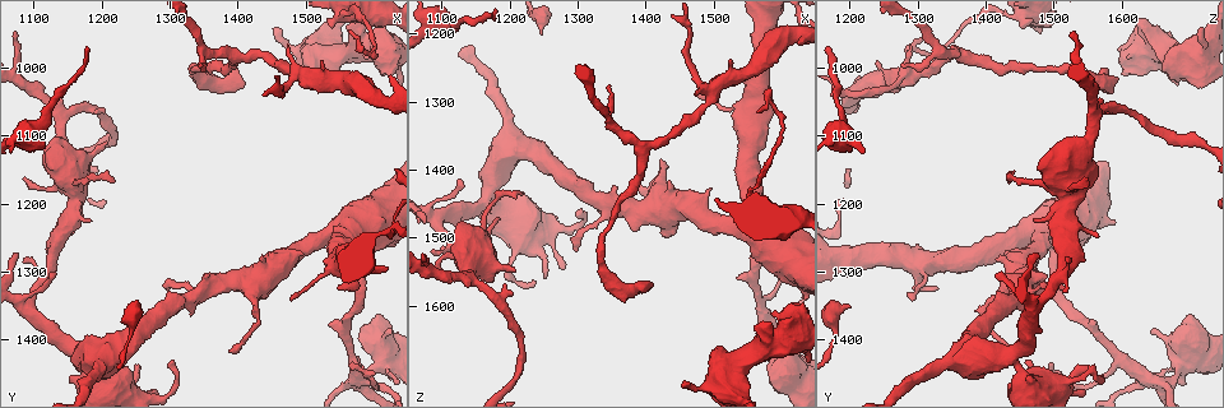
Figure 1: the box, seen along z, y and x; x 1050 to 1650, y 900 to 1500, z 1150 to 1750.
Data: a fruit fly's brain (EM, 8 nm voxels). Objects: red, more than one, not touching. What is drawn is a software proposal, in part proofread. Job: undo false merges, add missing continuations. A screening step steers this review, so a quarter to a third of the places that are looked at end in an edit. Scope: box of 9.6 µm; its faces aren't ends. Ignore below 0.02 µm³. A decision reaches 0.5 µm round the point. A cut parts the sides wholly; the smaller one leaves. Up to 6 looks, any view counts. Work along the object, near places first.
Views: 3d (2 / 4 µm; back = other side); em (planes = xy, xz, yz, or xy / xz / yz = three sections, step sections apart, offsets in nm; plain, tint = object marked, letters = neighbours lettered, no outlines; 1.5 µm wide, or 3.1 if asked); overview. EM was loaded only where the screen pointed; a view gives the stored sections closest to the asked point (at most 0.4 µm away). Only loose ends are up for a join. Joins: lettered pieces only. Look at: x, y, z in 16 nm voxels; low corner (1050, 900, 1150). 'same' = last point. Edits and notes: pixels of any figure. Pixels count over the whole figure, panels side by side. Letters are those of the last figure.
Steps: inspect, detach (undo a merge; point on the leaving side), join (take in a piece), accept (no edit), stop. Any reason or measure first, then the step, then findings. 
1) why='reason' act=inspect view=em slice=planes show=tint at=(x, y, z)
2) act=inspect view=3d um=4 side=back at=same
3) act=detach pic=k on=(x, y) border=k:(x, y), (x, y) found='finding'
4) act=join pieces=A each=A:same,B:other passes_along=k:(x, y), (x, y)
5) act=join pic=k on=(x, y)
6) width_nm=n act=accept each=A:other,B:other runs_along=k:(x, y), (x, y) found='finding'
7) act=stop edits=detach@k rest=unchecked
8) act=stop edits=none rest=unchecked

act=inspect view=em slice=xy step=4 show=tint at=(1305, 1430, 1460)

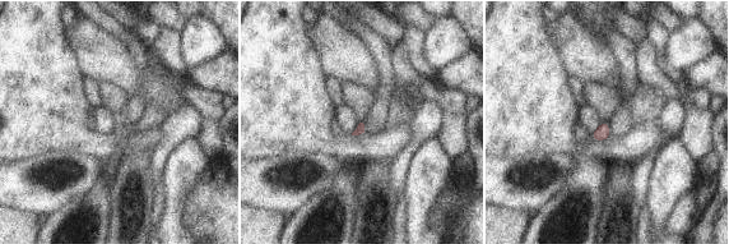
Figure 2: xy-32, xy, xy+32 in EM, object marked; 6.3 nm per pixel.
why='another direction' act=inspect view=em slice=planes show=letters at=same

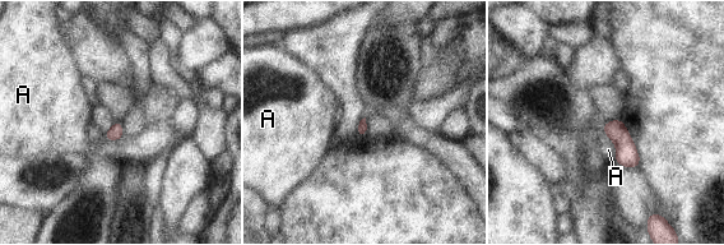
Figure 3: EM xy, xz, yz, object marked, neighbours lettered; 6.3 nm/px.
act=accept each=A:other border=3:(602, 130), (616, 147), (615, 160) found='none of them fits'

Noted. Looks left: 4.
why='end of a long branch' act=inspect view=em slice=planes show=letters at=(1395, 1000, 1570)

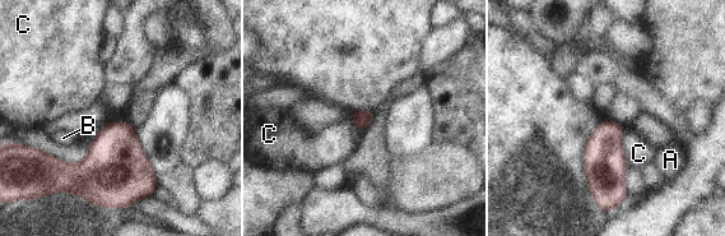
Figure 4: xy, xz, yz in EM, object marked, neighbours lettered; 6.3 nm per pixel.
act=accept each=A:other,B:other,C:other found='none of them fits'

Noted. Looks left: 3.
why='an open end' act=inspect view=em slice=yz step=8 show=tint at=(1585, 980, 1610)

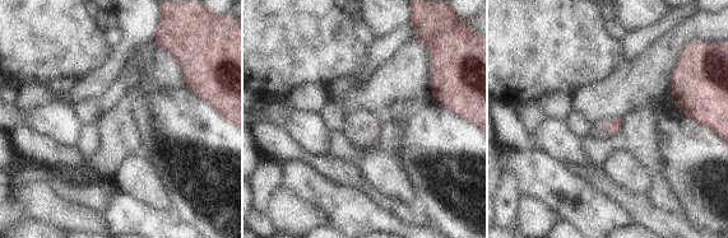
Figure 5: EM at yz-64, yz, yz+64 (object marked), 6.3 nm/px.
why='another direction' act=inspect view=em slice=planes show=letters at=same

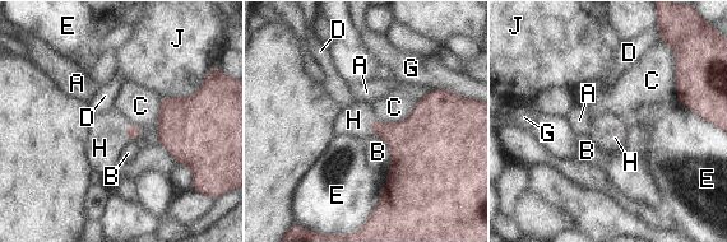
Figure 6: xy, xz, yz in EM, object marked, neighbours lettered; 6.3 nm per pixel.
longest_contact=C:420nm act=join pieces=H each=A:other,B:other,C:other,D:other,E:other,G:other,H:same,J:other passes_along=6:(133, 131), (125, 131), (106, 136) found='it goes on there'

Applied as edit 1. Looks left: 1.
act=stop edits=join@6 rest=unchecked

